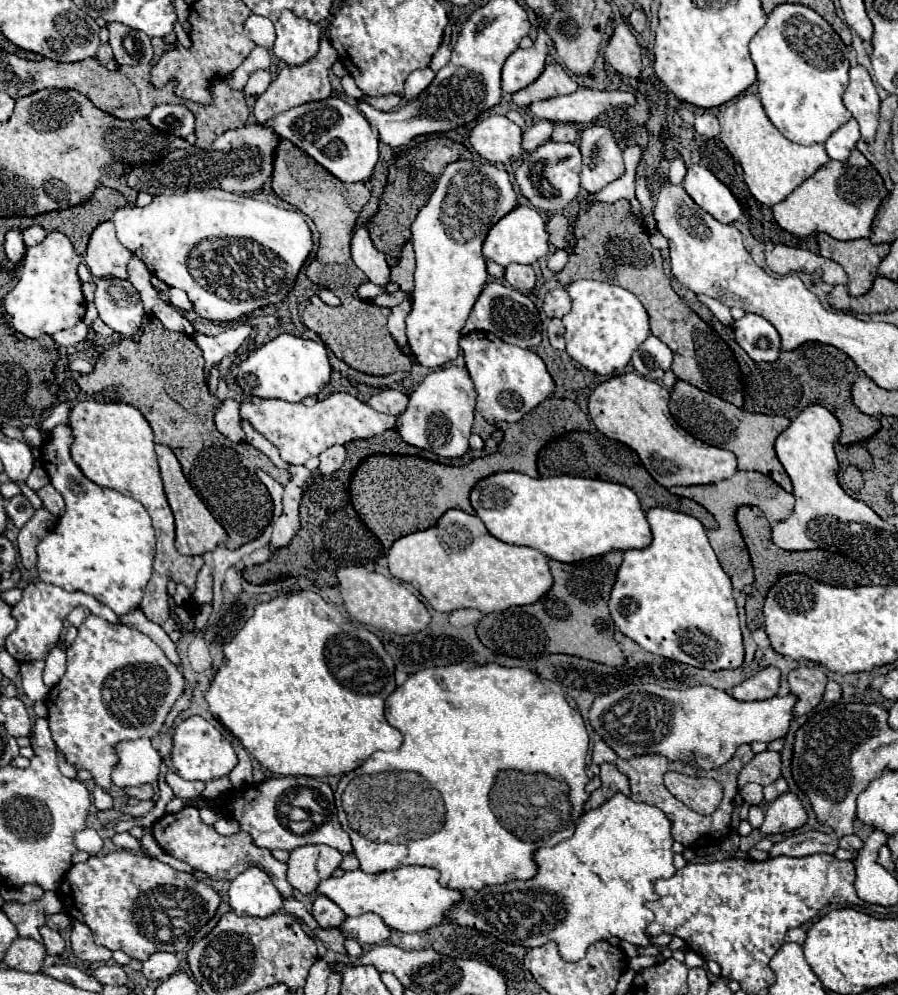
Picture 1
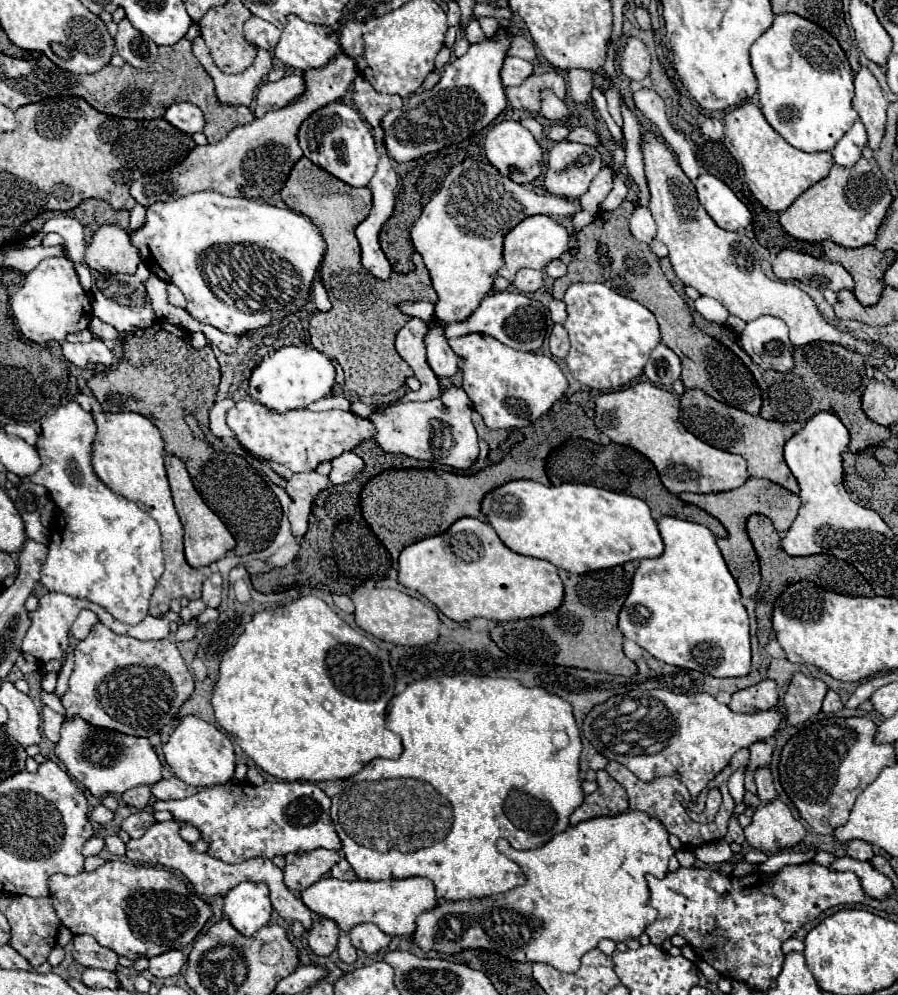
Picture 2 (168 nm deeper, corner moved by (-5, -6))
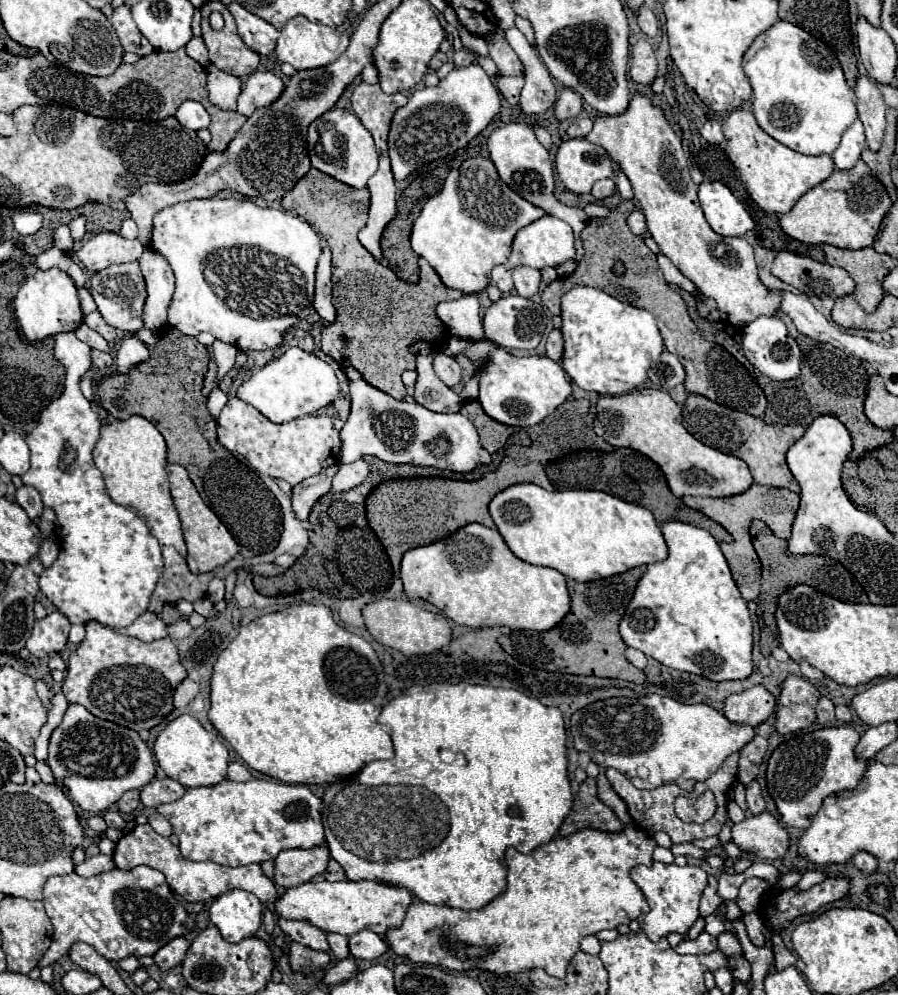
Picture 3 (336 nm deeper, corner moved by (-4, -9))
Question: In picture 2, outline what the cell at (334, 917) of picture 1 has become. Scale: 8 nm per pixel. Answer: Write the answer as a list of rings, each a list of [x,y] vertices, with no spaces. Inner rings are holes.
[[[314,916],[314,926],[308,932],[308,946],[316,956],[328,956],[336,948],[338,936],[340,936],[340,930],[336,922]]]

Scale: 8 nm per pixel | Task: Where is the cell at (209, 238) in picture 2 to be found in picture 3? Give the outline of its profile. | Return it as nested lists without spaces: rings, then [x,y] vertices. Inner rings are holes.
[[[213,197],[165,207],[153,221],[155,231],[149,247],[167,259],[177,279],[169,307],[169,325],[183,335],[197,337],[201,331],[207,331],[215,339],[243,351],[265,351],[281,343],[285,329],[313,313],[313,283],[315,267],[321,257],[321,239],[303,217],[259,207],[249,199]]]

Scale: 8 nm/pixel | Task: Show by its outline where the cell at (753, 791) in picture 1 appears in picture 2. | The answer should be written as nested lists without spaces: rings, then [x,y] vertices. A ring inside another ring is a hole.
[[[762,740],[762,742],[754,742],[750,746],[750,762],[746,766],[746,778],[744,778],[748,792],[756,794],[756,786],[752,786],[752,774],[754,774],[754,770],[768,766],[770,758],[772,758],[772,744],[770,742]]]

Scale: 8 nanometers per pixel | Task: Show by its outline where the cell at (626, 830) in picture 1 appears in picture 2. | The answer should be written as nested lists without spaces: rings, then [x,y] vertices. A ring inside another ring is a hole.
[[[638,810],[580,822],[532,850],[514,850],[508,840],[502,838],[498,842],[498,850],[520,866],[526,884],[490,898],[438,904],[432,910],[420,914],[412,934],[412,940],[420,946],[420,950],[458,954],[462,950],[480,948],[498,952],[500,956],[508,954],[508,958],[516,962],[542,962],[554,966],[560,972],[576,972],[580,968],[582,954],[596,948],[602,938],[610,938],[614,942],[624,942],[630,936],[640,938],[646,924],[656,920],[656,910],[648,904],[650,894],[644,876],[648,872],[658,878],[666,876],[668,858],[674,856],[674,848],[668,844],[666,828],[656,818]],[[454,918],[460,920],[456,932]]]

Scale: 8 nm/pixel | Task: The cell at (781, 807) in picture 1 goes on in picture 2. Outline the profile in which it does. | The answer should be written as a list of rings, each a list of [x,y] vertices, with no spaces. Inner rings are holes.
[[[780,800],[758,806],[748,826],[748,844],[758,850],[792,848],[802,842],[804,836],[806,830],[802,822],[798,822]]]

